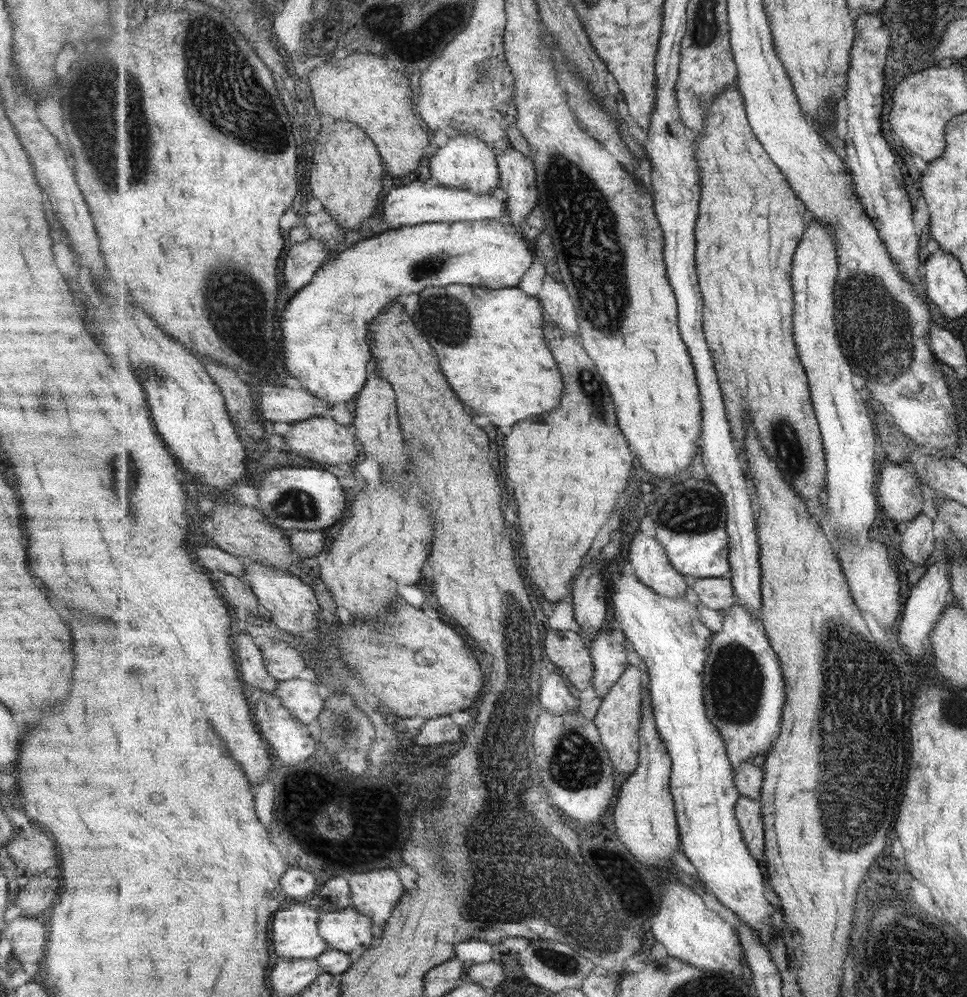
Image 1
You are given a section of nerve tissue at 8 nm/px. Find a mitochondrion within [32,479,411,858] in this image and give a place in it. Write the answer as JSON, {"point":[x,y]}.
{"point":[293,504]}

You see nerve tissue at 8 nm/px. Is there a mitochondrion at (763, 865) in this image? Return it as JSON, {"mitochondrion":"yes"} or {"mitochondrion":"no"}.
{"mitochondrion":"no"}

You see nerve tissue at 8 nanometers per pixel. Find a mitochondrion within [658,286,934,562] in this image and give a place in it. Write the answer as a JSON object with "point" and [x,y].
{"point":[787,445]}

